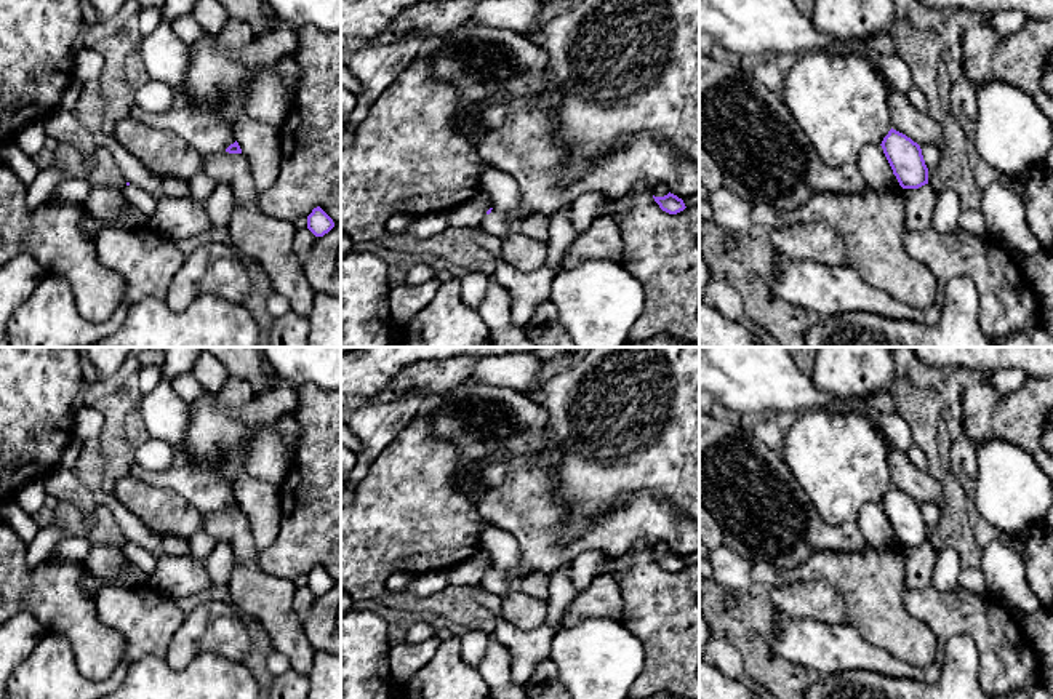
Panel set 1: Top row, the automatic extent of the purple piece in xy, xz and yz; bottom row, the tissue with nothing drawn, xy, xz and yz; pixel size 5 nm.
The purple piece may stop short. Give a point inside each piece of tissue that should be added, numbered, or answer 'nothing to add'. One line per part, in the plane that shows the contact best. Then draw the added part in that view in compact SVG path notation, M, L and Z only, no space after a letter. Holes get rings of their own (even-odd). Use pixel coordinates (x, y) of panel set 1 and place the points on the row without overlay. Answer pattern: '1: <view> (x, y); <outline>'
1: xz (495, 581); M494 566L491 568L490 573L485 574L480 585L498 597L510 593L512 590L517 589L515 584L510 584L507 581L506 571L499 571Z

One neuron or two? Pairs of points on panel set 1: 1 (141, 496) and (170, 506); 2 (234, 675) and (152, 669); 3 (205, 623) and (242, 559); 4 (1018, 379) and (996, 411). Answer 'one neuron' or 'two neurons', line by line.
1: one neuron
2: one neuron
3: two neurons
4: two neurons

